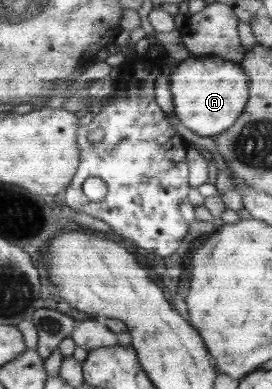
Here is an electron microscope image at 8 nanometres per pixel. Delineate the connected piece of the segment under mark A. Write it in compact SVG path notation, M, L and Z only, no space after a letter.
M191 55L183 63L180 61L179 65L173 66L171 73L173 75L169 87L175 114L187 129L200 137L215 138L222 134L221 131L229 130L247 105L249 77L240 64L223 61L223 58L217 55Z

